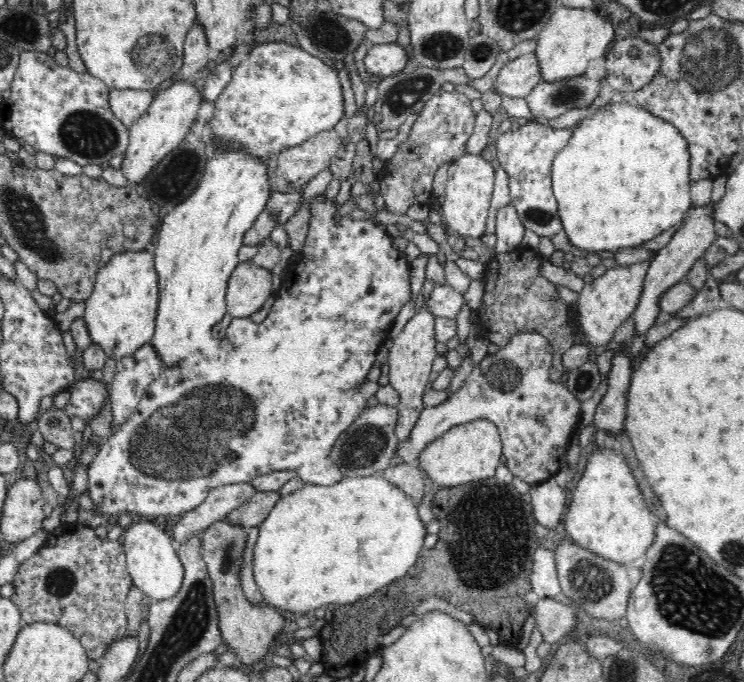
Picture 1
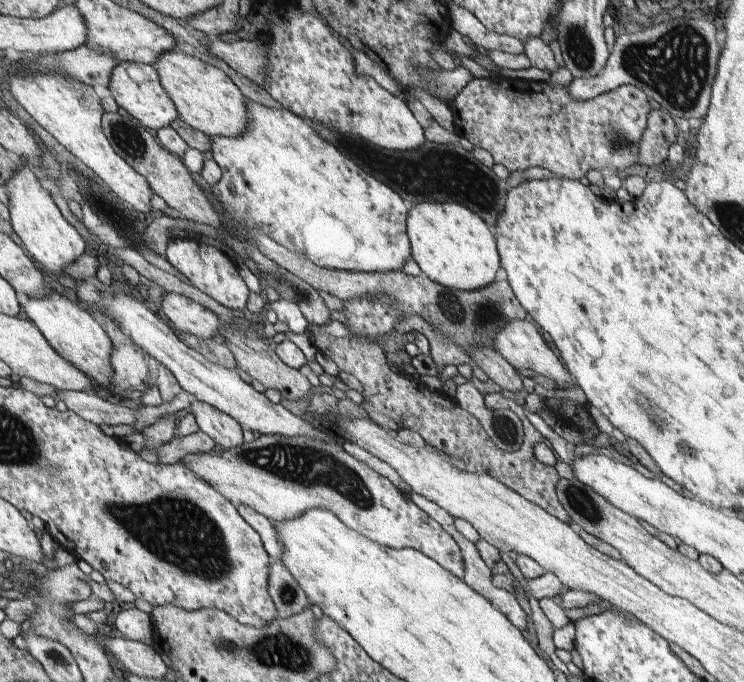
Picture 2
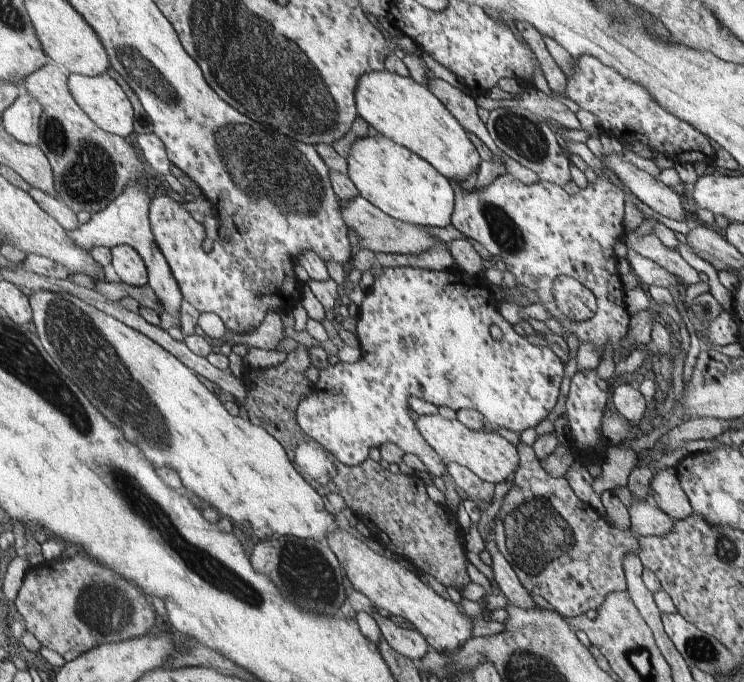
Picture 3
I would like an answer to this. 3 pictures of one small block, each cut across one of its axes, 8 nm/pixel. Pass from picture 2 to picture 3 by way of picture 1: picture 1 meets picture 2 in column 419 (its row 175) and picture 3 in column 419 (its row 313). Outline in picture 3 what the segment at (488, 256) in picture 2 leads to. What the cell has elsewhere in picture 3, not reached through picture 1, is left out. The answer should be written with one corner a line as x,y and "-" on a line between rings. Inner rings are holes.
366,130
365,134
350,148
348,176
359,195
366,197
382,212
408,224
418,226
448,226
456,210
456,192
452,182
438,172
429,161
424,160
409,148
396,144
377,131

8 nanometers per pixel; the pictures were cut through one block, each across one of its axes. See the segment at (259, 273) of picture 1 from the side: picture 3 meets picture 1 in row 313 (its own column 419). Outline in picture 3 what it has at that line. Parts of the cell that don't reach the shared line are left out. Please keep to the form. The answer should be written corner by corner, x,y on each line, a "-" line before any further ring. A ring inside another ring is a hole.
354,196
352,200
342,202
342,216
348,225
348,230
354,230
358,236
358,247
374,252
390,252
390,254
422,254
426,249
439,246
437,236
430,234
424,228
417,228
416,225
408,224
406,221
398,220
382,212
381,208
366,200
363,196

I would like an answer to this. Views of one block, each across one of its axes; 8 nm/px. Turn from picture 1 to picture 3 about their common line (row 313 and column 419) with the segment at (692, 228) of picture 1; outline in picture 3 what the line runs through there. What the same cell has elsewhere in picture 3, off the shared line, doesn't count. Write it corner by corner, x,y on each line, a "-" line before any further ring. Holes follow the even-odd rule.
375,614
374,617
386,642
402,656
412,660
423,659
424,655
430,651
430,644
418,631
396,626
390,617
382,617
378,614

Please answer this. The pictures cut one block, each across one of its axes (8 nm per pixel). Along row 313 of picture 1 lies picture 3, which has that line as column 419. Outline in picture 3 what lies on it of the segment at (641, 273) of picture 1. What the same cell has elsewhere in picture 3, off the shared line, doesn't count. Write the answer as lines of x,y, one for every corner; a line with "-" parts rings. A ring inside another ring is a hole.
336,528
326,536
329,550
337,556
337,565
344,568
352,586
367,596
375,609
386,610
390,614
401,616
414,624
416,631
422,634
430,644
430,649
439,653
459,650
466,640
472,637
472,617
464,614
456,604
439,596
430,586
426,586
420,575
401,566
397,558
389,554
372,552
364,542
354,538
345,529

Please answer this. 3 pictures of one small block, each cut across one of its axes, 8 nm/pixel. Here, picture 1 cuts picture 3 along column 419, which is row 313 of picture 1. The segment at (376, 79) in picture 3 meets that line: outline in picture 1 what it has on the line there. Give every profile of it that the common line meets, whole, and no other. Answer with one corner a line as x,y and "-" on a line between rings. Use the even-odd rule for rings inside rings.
146,250
115,255
98,272
92,294
85,300
82,317
92,343
100,347
108,359
113,358
118,361
133,356
152,340
158,299
159,289
156,268
153,267
153,255

